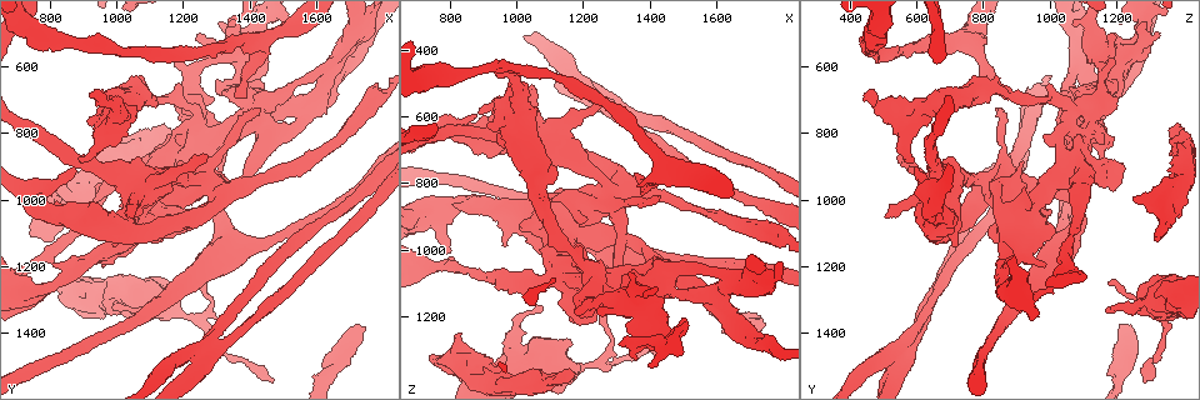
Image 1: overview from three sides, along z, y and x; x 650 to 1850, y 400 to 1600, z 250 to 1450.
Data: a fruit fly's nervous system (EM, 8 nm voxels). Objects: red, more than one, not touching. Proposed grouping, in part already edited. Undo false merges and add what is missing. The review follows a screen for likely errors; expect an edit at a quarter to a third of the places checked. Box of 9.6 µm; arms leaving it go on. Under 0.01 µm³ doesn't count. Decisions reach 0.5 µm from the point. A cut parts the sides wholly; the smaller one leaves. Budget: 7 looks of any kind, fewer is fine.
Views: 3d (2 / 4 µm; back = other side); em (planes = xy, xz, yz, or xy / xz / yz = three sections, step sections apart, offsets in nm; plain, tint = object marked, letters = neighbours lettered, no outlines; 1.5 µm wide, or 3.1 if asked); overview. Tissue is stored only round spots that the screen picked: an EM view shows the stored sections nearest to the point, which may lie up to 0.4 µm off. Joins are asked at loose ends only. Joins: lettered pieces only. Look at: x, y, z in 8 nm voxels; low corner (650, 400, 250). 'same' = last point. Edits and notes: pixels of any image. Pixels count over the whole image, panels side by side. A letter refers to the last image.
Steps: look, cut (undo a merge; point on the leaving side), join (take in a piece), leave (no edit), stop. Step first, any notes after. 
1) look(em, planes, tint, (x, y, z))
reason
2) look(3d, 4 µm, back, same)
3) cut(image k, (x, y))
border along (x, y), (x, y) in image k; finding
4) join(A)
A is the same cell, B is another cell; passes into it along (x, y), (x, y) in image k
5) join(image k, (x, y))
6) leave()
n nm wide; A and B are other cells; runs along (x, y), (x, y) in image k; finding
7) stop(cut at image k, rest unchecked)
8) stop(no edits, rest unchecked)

look(em, planes, tint, (1440, 720, 840))

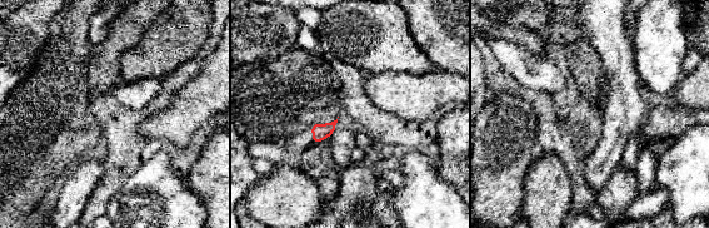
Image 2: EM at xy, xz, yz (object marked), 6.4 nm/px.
look(em, planes, letters, same)
see the neighbours

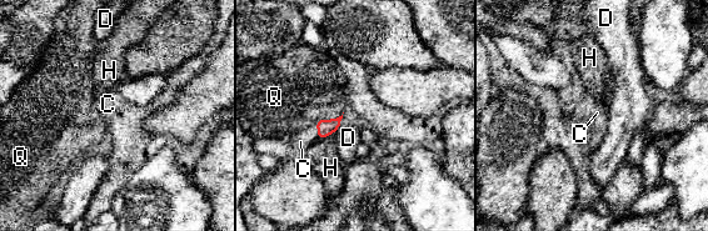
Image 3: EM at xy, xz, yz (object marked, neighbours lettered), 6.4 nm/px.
join(C)
C is the same cell, D, H and Q are other cells; passes into it along (325, 127), (318, 131), (300, 141) in image 3; the neuron continues

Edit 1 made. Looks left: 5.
look(overview)

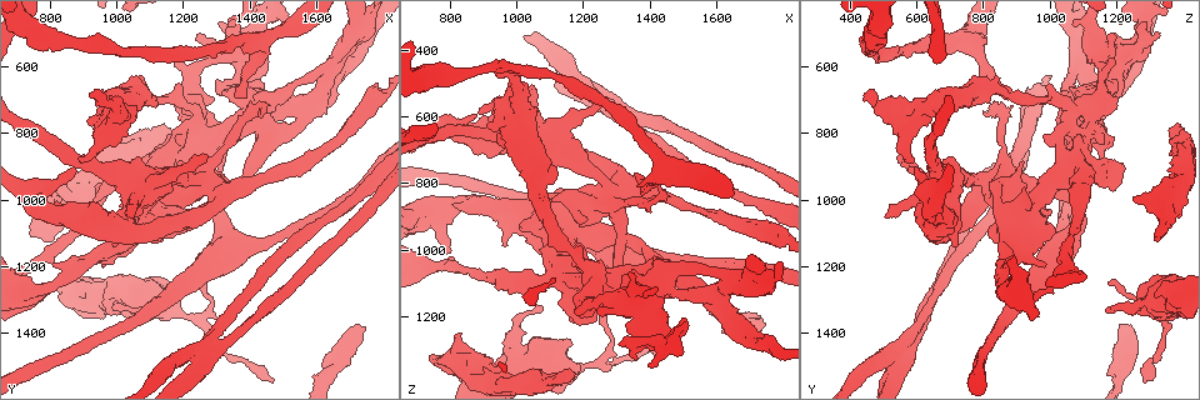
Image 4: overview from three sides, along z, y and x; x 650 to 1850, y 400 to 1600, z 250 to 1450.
look(em, yz, step 8, letters, (750, 1100, 1320))
an open end

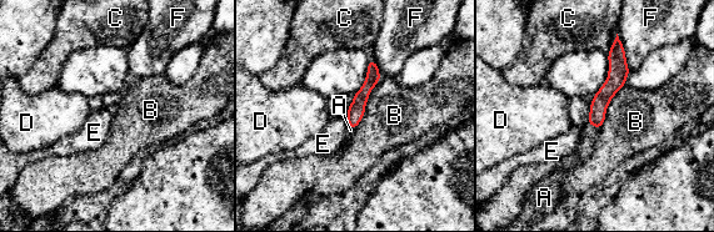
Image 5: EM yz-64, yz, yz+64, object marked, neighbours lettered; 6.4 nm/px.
join(A)
A is the same cell, B, C, D, E and F are other cells; passes into it along (602, 99), (594, 126), (589, 134) in image 5; the neuron continues

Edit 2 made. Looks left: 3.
look(overview)

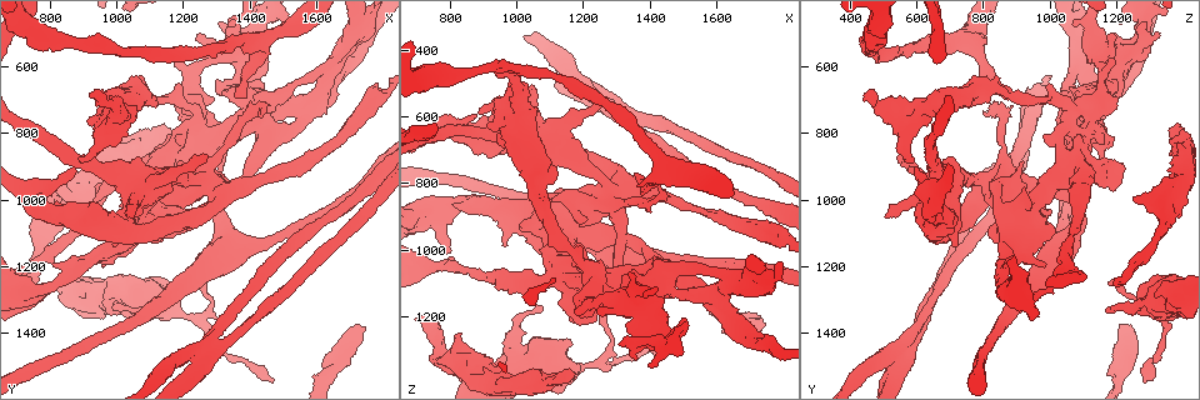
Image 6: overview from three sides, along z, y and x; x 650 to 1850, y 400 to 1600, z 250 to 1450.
look(3d, 2 µm, (1000, 750, 620))
four arms meet

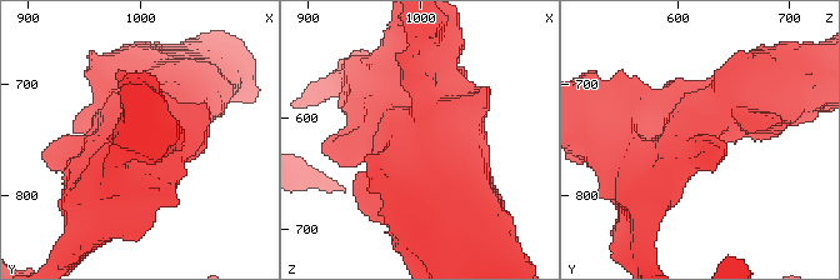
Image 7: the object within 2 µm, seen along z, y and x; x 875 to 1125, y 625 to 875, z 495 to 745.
look(em, planes, letters, (996, 744, 614))

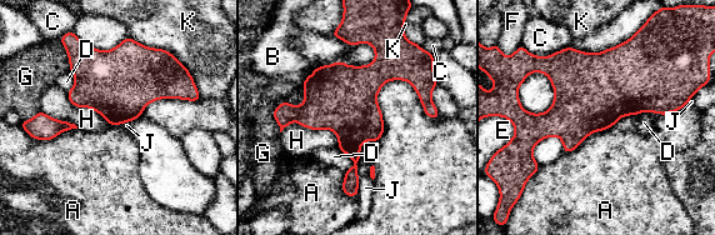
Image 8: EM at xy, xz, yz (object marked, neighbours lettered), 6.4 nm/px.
leave()
A, B, C, D, E, F, G, H, J and K are other cells; border along (614, 124), (591, 131), (564, 153) in image 8; continuous, no second neuron

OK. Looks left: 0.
stop(join at image 3, join at image 5, rest unchecked)

